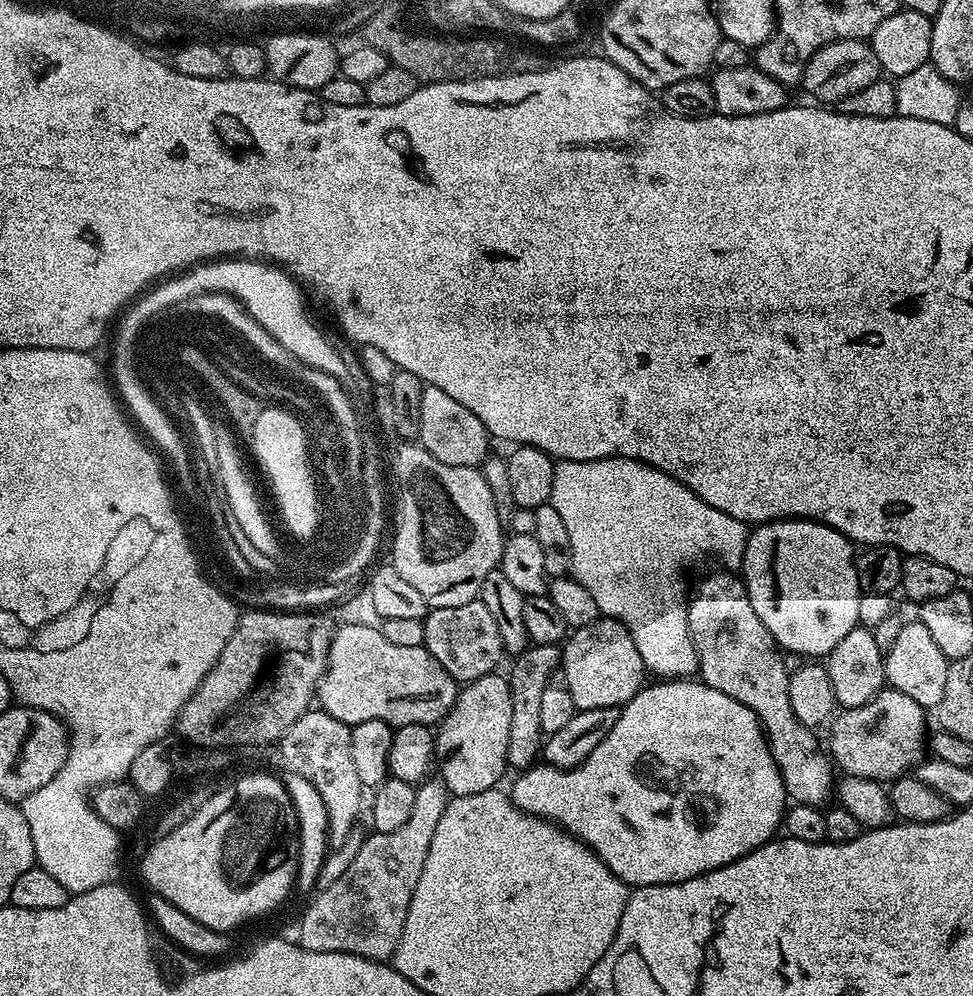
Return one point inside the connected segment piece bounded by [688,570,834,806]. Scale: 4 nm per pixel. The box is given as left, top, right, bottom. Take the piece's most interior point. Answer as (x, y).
(735, 653)

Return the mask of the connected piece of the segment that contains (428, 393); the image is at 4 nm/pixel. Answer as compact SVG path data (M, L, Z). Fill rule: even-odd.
M425 387L420 395L418 442L427 452L434 454L438 462L446 462L446 466L475 468L490 455L490 437L482 422L478 422L478 418L474 418L474 414L470 414L470 410L462 406L462 402L454 402L450 394L442 394L442 390L437 388Z

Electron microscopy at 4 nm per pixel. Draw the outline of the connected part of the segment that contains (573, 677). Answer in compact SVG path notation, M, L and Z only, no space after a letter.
M601 618L593 622L590 626L582 626L571 633L570 640L574 643L563 649L562 652L562 676L566 681L566 687L577 709L586 708L620 708L635 698L640 693L641 688L645 687L646 669L642 662L642 654L631 644L632 639L625 624L619 624L617 620Z

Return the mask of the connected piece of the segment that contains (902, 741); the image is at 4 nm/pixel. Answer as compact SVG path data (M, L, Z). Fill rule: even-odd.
M891 686L881 688L870 702L841 711L835 717L836 733L832 736L830 747L835 767L839 771L841 768L844 776L881 782L899 780L901 776L911 773L925 755L924 716L926 710L918 706L914 698Z

